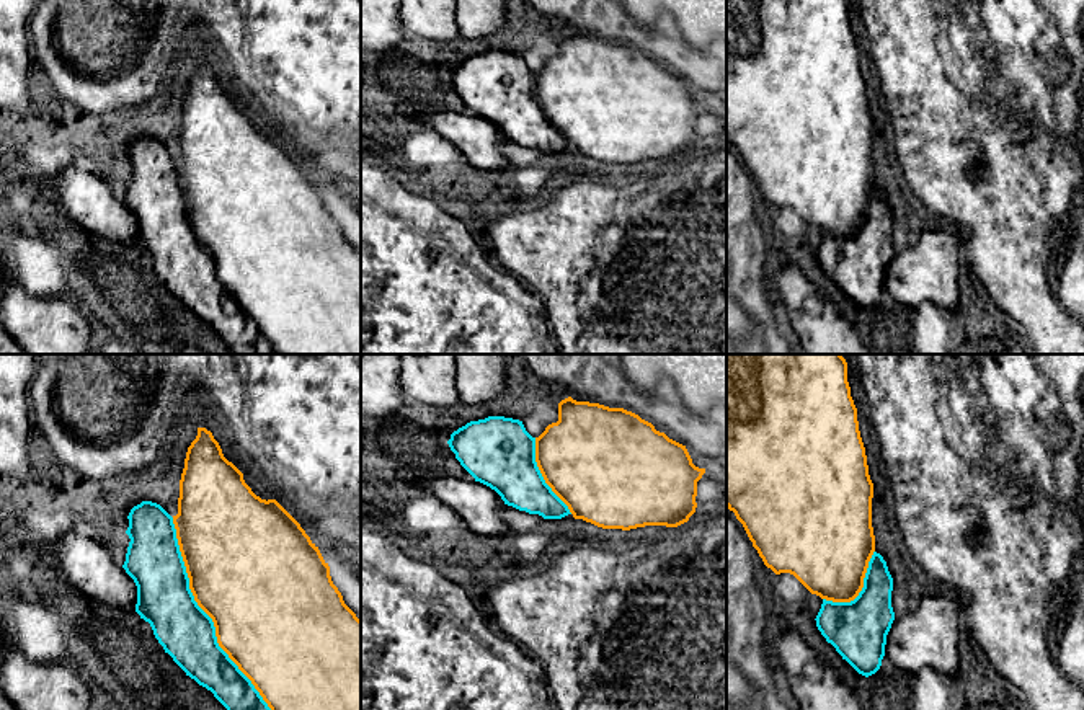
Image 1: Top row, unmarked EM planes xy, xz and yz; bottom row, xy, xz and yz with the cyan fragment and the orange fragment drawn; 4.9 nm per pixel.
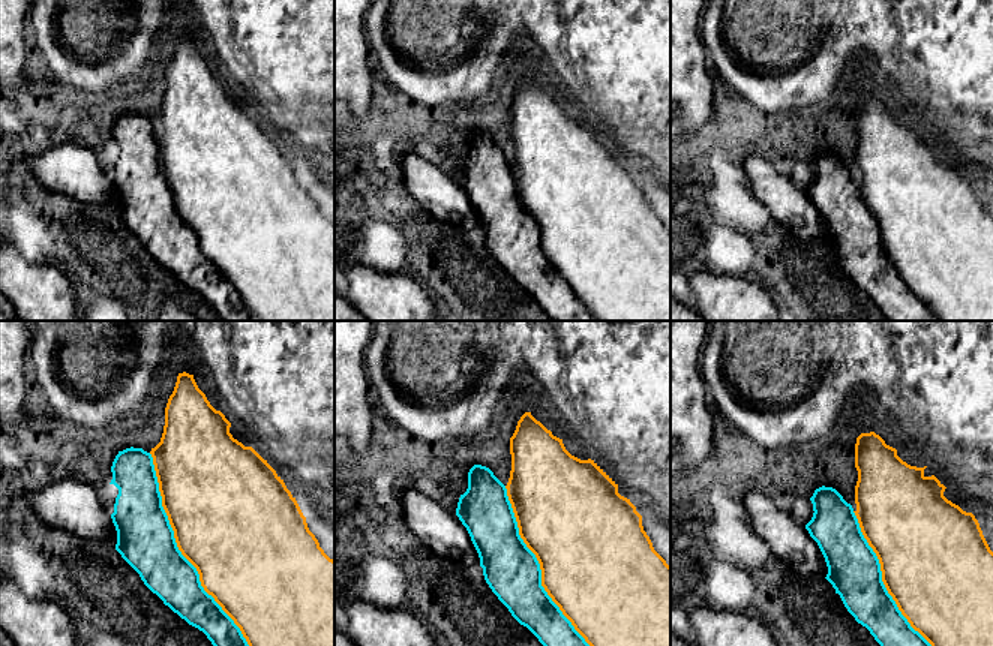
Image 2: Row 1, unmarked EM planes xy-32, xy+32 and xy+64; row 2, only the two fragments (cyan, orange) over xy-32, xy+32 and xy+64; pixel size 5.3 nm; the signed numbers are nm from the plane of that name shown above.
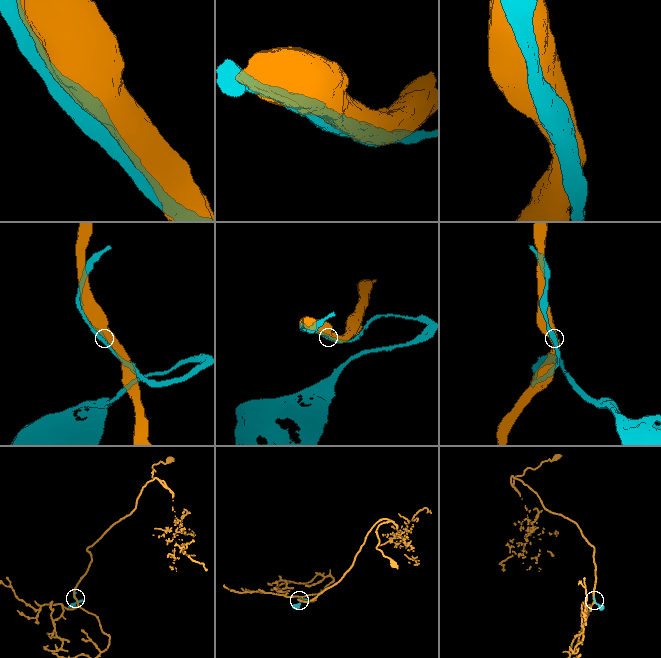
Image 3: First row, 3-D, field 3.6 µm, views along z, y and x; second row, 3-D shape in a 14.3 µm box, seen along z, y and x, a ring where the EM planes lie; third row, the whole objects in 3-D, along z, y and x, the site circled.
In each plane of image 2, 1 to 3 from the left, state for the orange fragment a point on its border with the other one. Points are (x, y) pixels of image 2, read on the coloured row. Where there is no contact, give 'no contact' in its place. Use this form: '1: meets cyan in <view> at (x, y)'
1: meets cyan in xy-32 at (177, 549)
2: meets cyan in xy+32 at (539, 565)
3: meets cyan in xy+64 at (881, 579)

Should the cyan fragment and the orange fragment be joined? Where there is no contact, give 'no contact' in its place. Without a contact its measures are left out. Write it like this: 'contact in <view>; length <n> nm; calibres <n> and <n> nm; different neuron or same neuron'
contact in xy; length 1100 nm; calibres 280 and 500 nm; different neuron

